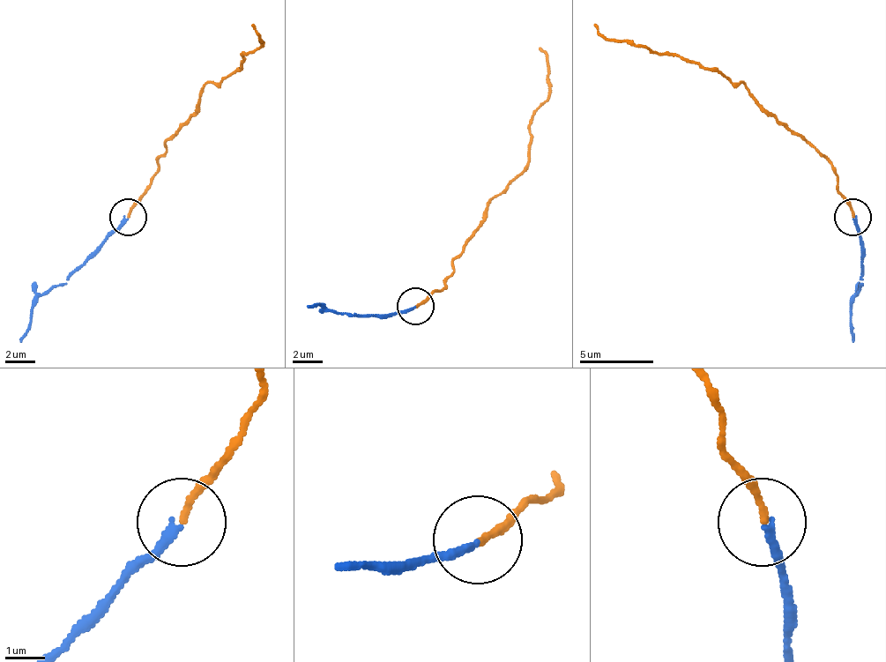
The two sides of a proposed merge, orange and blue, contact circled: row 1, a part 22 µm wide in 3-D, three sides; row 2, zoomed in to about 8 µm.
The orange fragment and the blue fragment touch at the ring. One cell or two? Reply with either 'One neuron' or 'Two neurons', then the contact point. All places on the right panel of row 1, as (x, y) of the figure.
Two neurons. Place: (852, 217)

